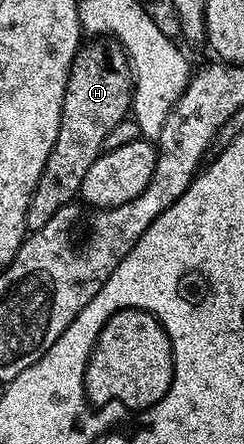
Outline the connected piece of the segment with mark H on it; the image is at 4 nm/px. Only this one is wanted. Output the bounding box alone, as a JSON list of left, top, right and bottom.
[25,40,133,232]

